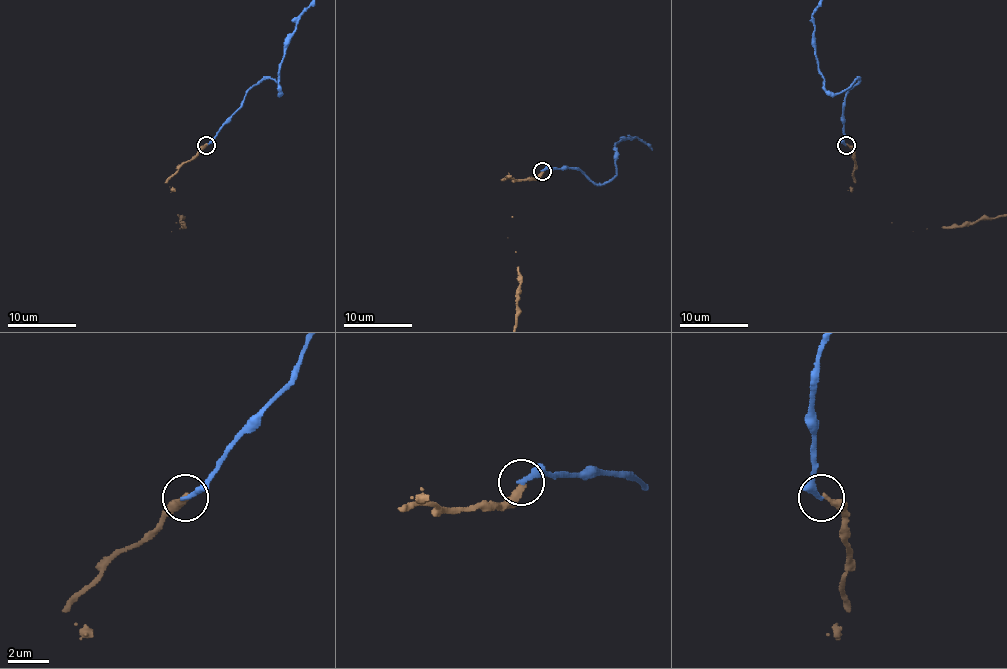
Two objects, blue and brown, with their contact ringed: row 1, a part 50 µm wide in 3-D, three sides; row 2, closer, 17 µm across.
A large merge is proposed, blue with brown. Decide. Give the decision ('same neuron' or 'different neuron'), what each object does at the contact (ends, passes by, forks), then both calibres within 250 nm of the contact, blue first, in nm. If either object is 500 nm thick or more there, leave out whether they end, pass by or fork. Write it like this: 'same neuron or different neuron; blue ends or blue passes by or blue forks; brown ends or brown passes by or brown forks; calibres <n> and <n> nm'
different neuron; blue ends; brown ends; calibres 240 and 320 nm

